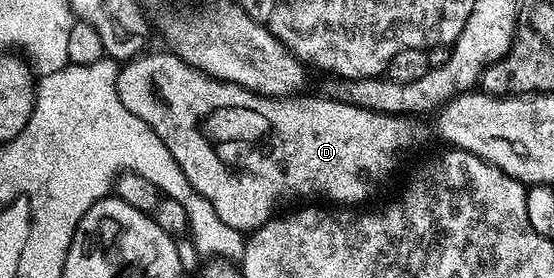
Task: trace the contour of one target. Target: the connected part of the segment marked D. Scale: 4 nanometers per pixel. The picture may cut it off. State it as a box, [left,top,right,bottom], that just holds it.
[117,52,423,232]

